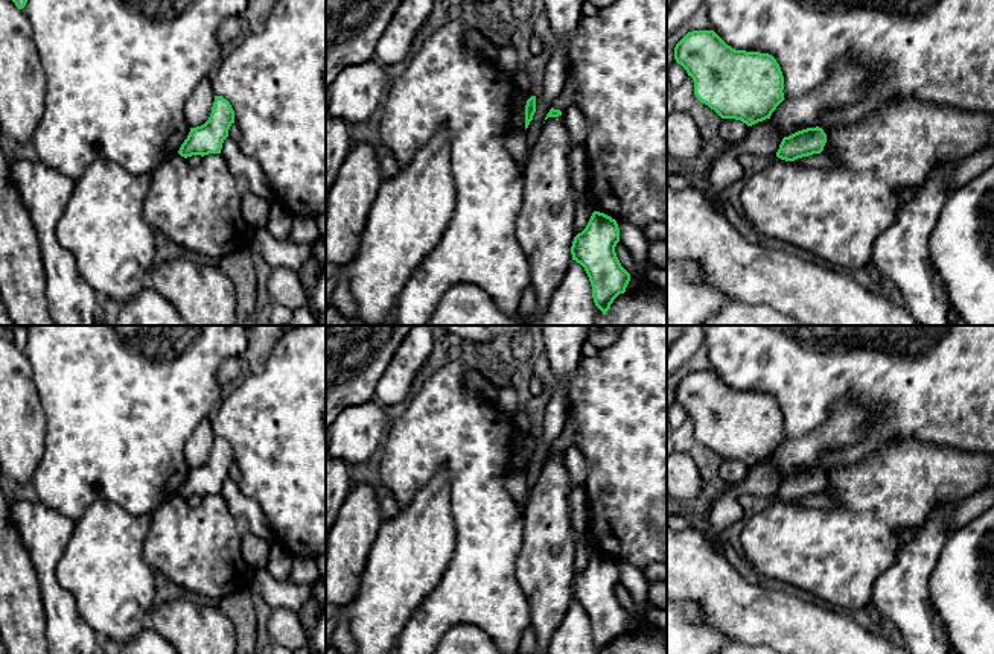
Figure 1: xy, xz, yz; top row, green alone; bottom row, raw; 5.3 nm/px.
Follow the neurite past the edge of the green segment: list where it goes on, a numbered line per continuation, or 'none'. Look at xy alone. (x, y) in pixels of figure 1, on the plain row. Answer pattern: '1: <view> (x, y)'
none

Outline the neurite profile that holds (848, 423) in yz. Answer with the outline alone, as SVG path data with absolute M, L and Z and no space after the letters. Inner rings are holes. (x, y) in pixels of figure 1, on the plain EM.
M837 403L824 426L804 438L784 440L772 453L770 462L782 478L816 468L820 465L820 456L825 450L860 441L878 424L880 418L878 405Z

